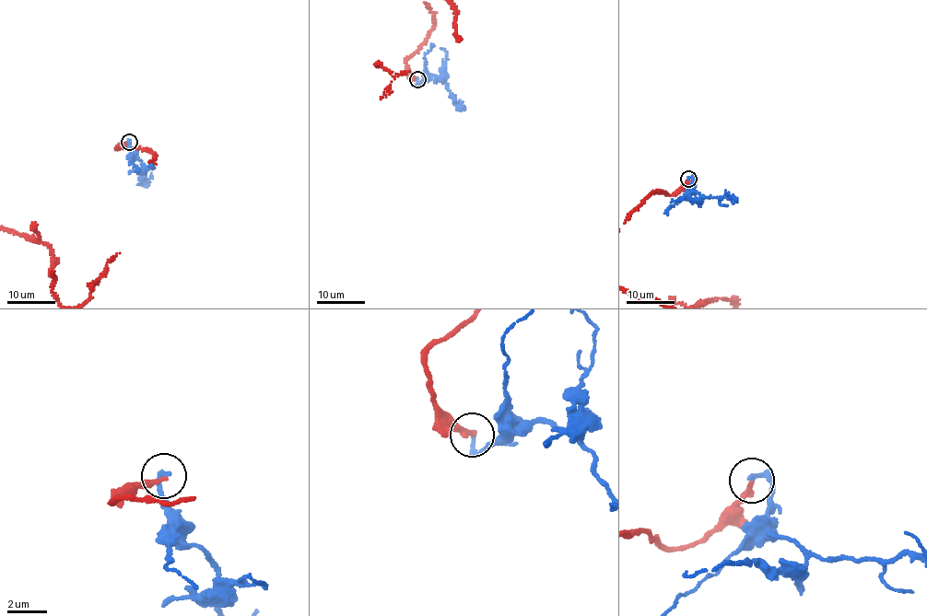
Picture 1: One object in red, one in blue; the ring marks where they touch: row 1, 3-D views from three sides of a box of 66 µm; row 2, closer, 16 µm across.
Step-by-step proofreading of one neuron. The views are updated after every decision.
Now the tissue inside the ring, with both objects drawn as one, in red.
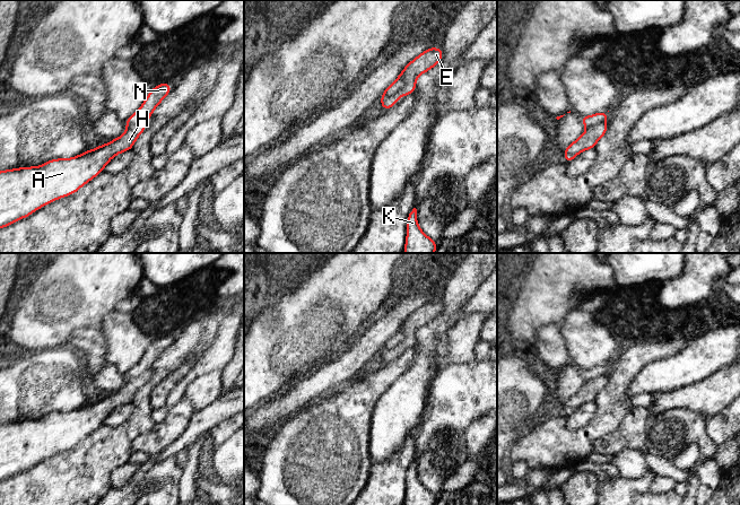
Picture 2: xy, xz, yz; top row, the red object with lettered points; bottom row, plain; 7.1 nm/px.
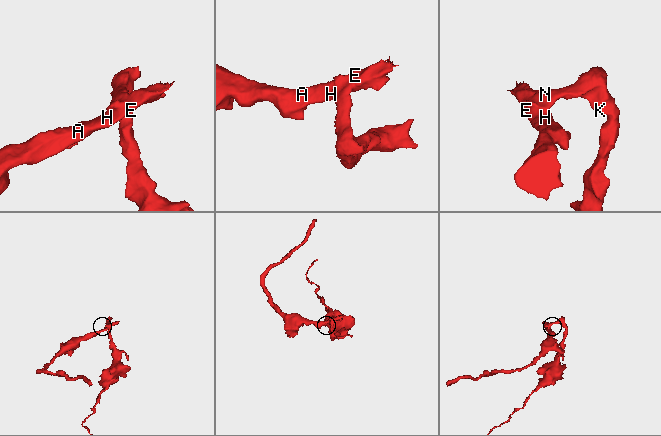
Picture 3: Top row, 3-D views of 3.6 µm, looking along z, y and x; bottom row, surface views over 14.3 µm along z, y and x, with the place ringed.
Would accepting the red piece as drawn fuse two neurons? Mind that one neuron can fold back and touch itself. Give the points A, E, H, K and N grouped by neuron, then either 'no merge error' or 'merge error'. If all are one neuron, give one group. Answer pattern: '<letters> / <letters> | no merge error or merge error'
A E H / K N | merge error

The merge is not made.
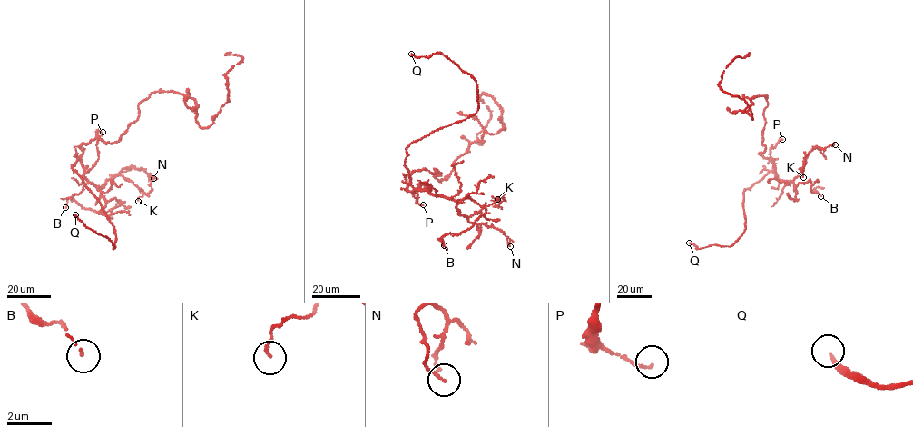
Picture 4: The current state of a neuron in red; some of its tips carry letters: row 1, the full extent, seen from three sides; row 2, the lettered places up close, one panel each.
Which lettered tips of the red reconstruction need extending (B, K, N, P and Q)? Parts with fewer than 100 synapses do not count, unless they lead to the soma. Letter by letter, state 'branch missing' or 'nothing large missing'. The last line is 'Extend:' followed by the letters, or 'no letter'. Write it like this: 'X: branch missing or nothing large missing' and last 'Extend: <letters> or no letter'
B: nothing large missing
K: nothing large missing
N: nothing large missing
P: nothing large missing
Q: branch missing
Extend: Q

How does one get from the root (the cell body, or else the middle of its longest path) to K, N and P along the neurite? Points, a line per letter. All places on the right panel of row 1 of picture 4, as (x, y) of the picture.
K: (762, 144), (765, 149), (759, 153), (774, 163), (777, 178), (792, 181), (800, 173), (805, 161), (803, 177)
N: (762, 144), (765, 149), (759, 153), (774, 163), (777, 178), (786, 181), (800, 173), (812, 149), (835, 144)
P: (762, 144), (765, 149), (759, 153), (774, 163), (773, 172), (777, 176), (770, 148), (782, 139)

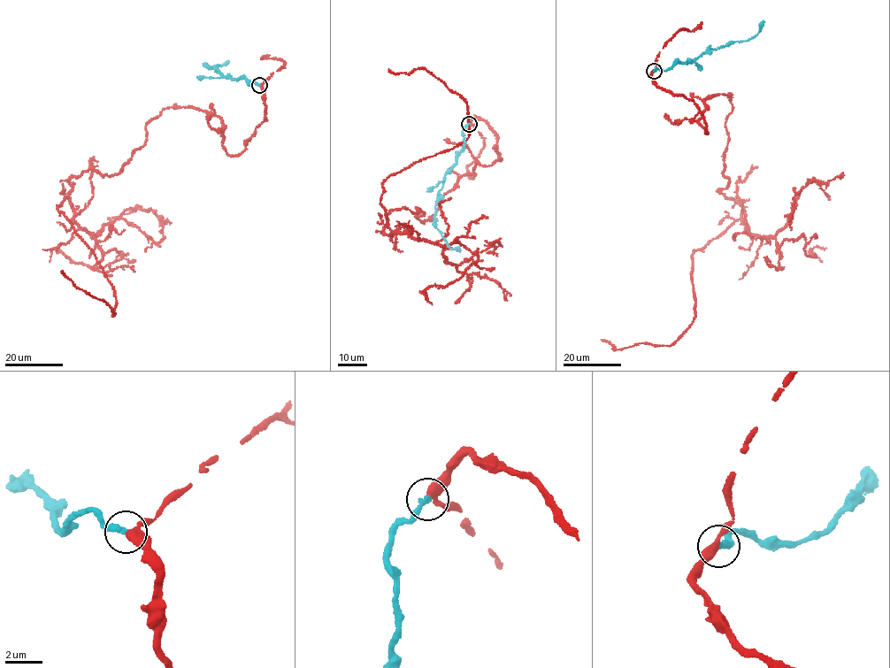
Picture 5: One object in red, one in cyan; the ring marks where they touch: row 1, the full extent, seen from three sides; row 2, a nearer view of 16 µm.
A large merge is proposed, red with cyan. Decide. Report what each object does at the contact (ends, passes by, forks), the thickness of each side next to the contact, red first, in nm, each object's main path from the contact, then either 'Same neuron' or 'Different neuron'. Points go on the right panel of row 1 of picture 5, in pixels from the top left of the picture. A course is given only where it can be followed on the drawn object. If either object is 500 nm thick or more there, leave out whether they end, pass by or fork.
At the ring red passes by. At the ring cyan ends. Thickness 400 nm (red) against 280 nm. Course of red: (654, 71), (707, 134), (703, 100), (729, 98), (717, 191), (743, 210), (692, 256), (671, 345), (601, 340). Course of cyan: (654, 71), (665, 71), (677, 61), (686, 64), (693, 62), (708, 49), (748, 41), (759, 31), (763, 21). Same neuron

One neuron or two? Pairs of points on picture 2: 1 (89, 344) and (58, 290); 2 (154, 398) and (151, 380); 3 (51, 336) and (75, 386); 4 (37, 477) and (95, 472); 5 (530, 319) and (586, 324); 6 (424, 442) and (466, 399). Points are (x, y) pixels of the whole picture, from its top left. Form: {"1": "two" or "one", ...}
{"1": "two", "2": "two", "3": "two", "4": "one", "5": "two", "6": "one"}

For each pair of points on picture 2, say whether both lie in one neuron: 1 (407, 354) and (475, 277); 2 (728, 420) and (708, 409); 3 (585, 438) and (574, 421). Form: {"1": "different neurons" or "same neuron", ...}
{"1": "different neurons", "2": "different neurons", "3": "different neurons"}

